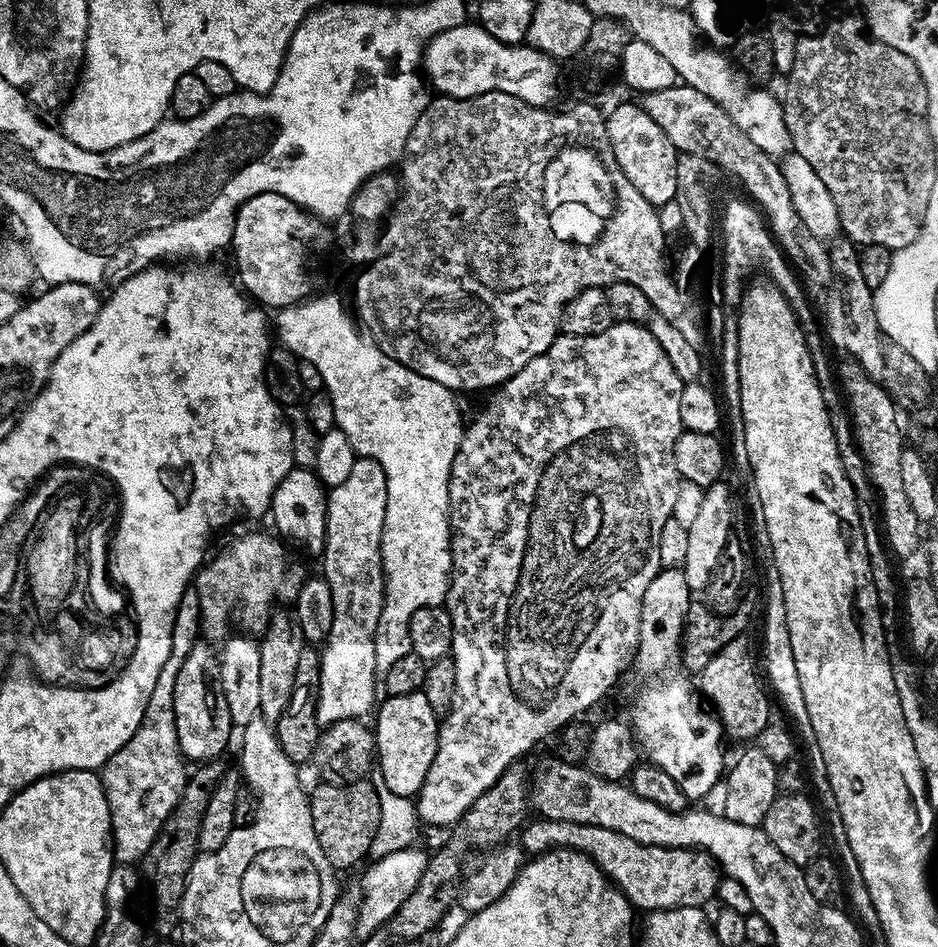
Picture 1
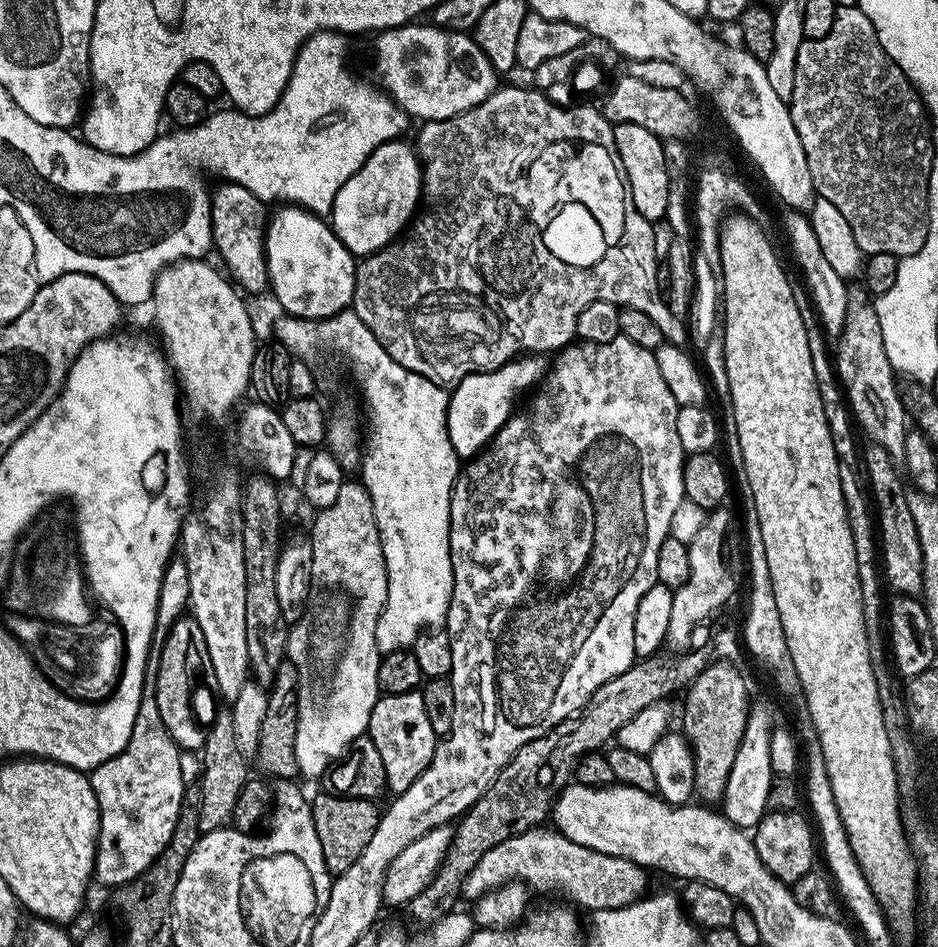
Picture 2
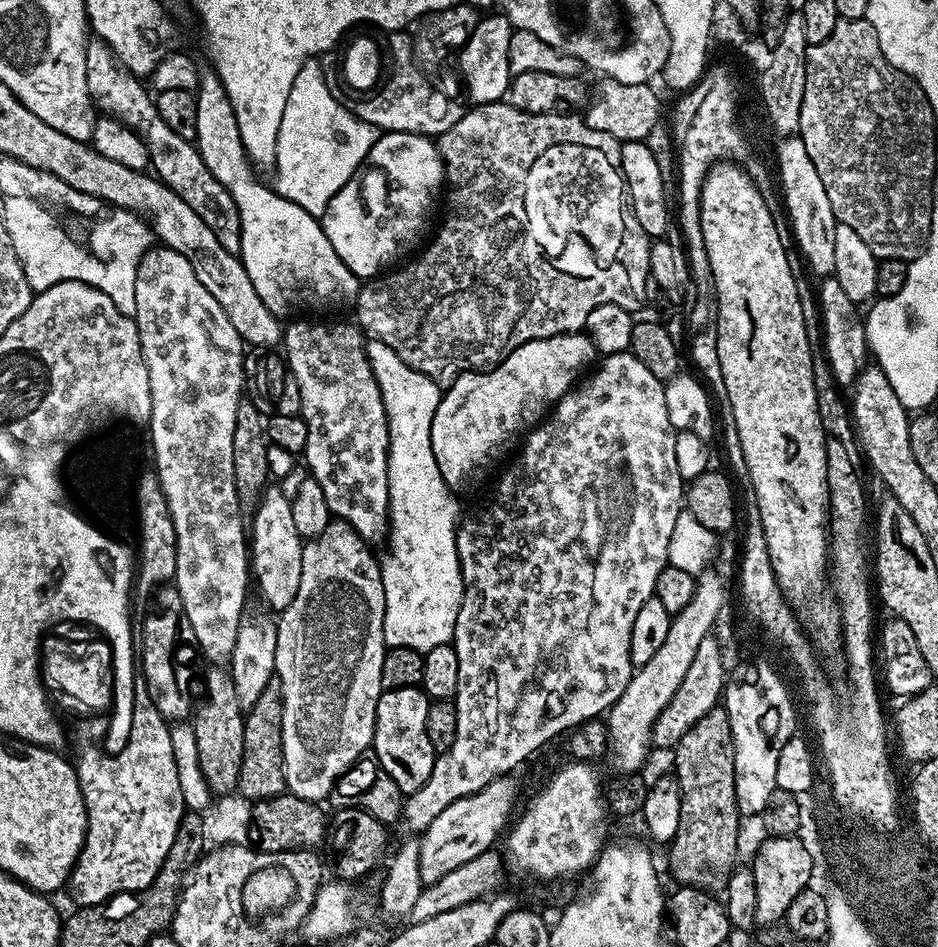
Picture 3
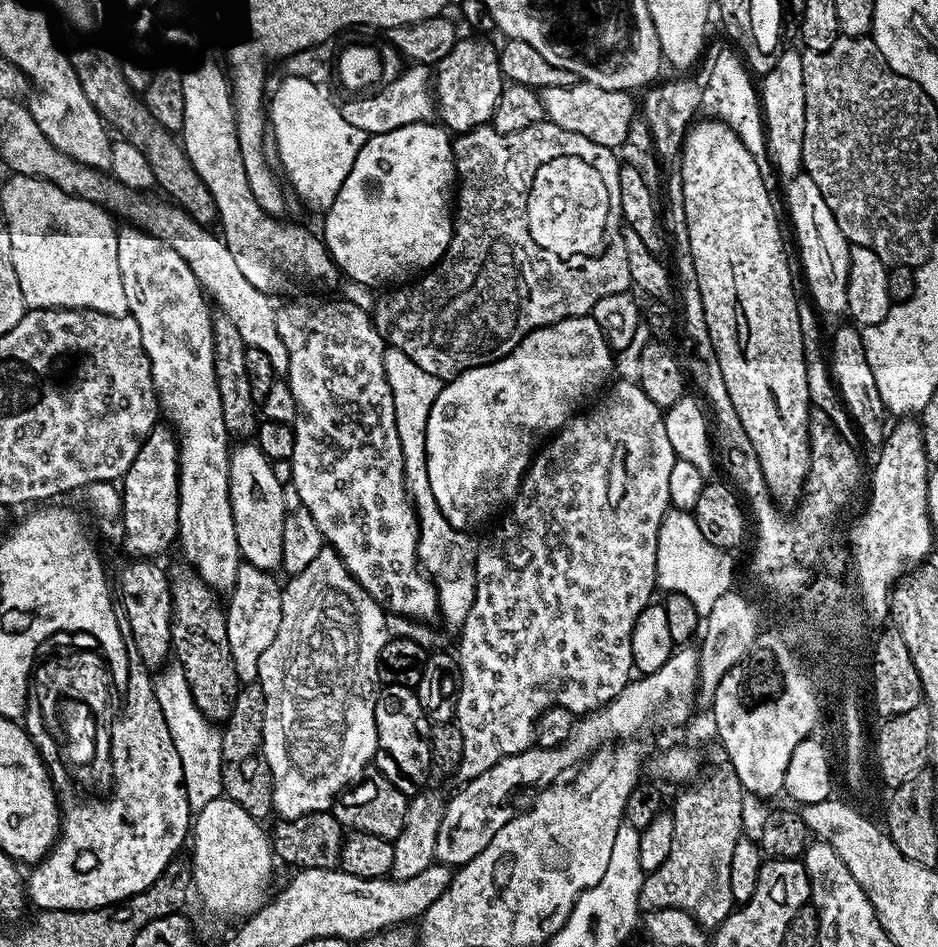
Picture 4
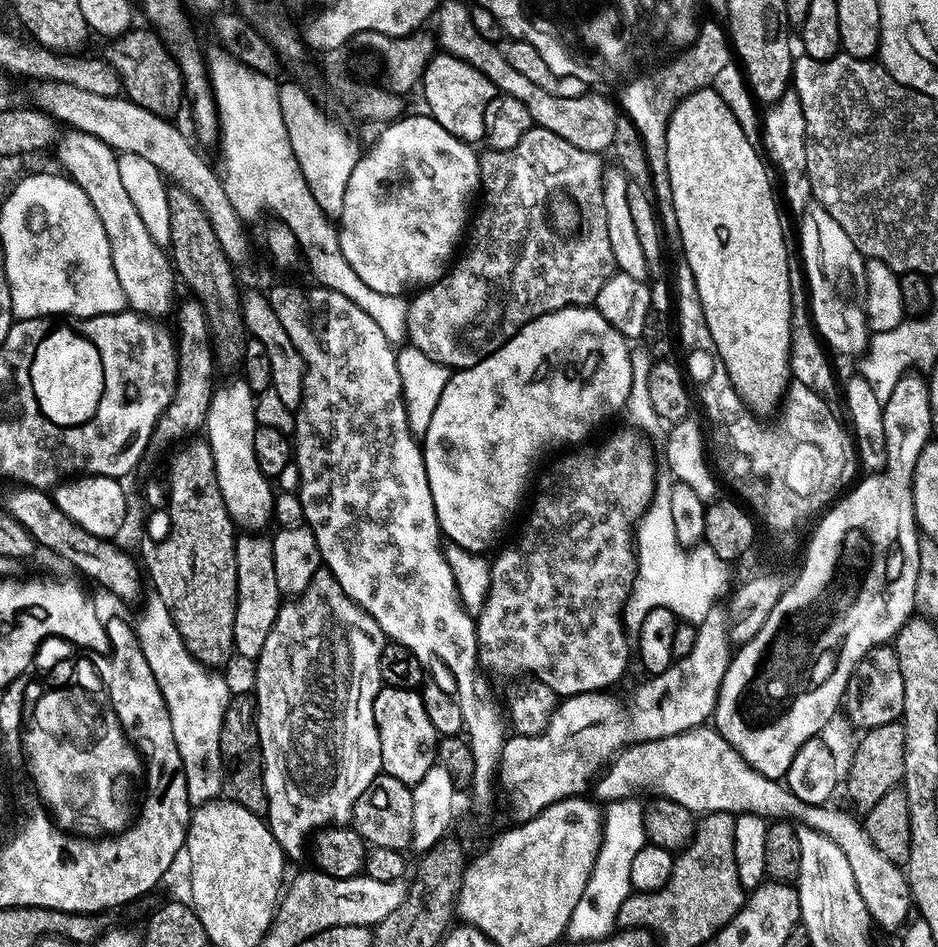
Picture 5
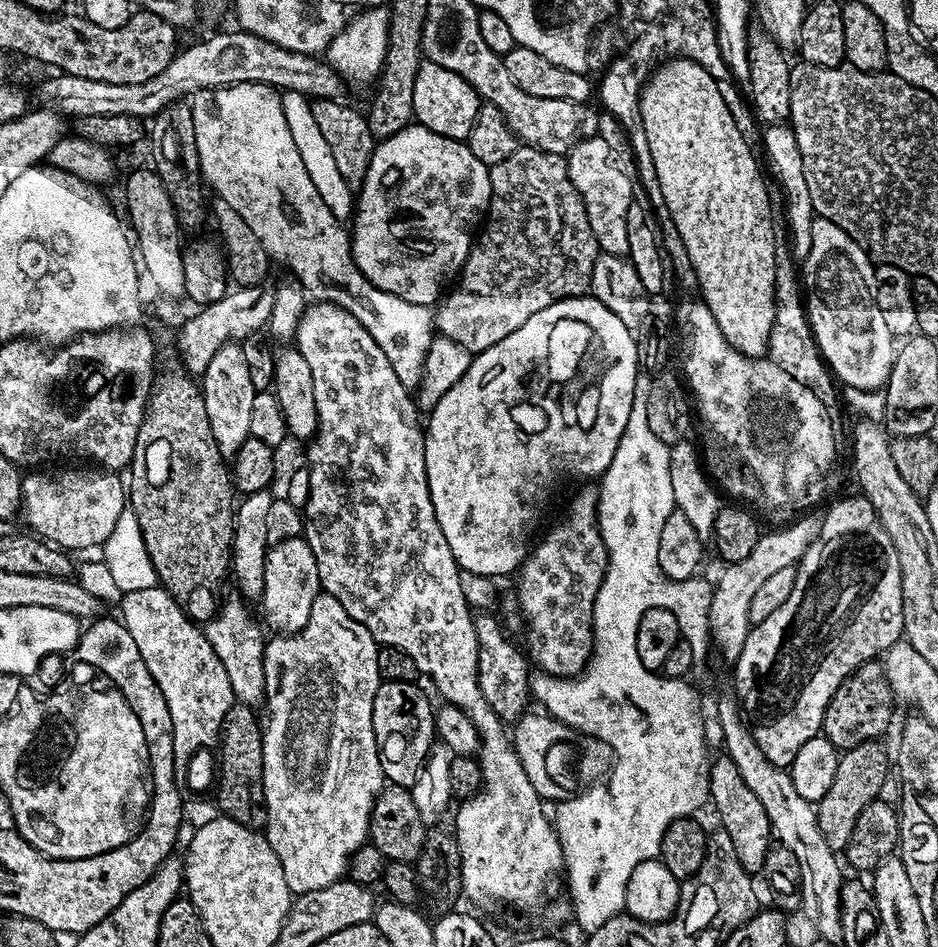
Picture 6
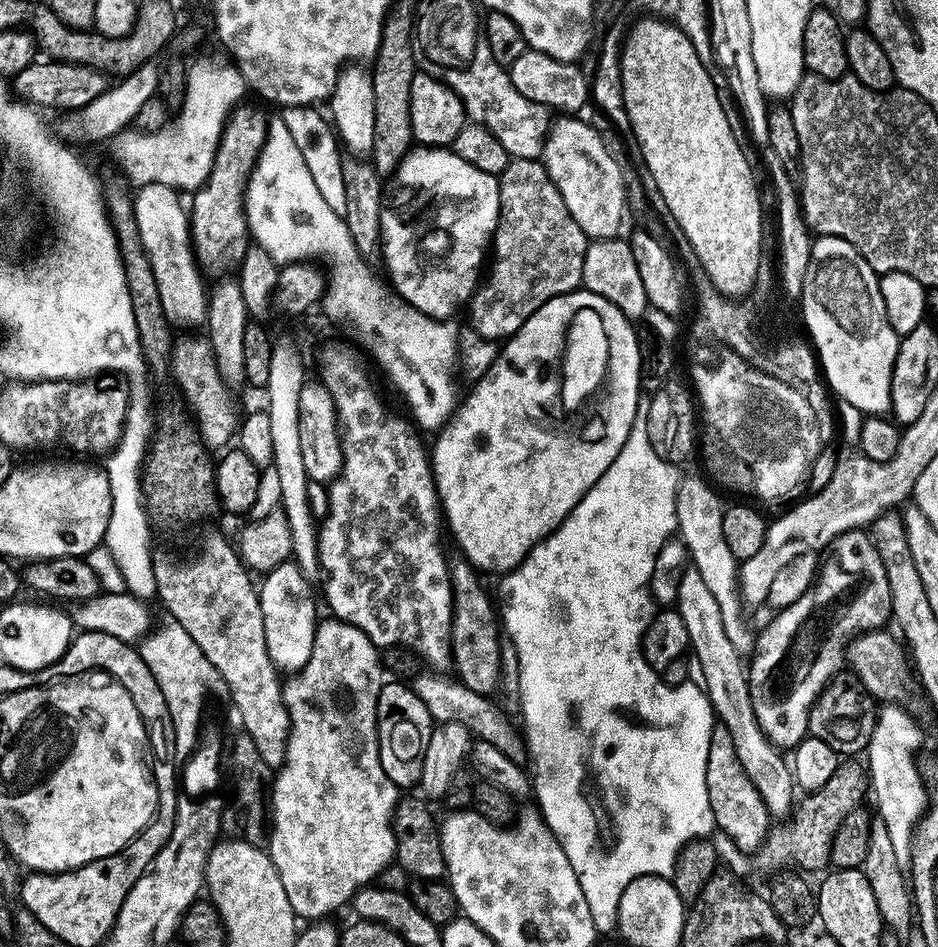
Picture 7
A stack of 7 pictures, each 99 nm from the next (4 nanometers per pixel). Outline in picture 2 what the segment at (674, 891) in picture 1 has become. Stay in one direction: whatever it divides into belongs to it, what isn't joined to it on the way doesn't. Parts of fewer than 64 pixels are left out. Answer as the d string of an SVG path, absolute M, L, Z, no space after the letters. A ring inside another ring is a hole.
M537 826L522 834L514 834L514 838L506 838L506 842L498 842L494 850L486 850L486 854L478 858L478 866L470 870L462 896L465 901L475 902L503 884L523 882L533 893L560 891L569 900L565 900L569 905L577 909L588 908L589 913L594 913L621 908L641 899L649 891L648 876L639 864L626 858L598 854L598 850L570 842L570 838L556 831L555 827Z

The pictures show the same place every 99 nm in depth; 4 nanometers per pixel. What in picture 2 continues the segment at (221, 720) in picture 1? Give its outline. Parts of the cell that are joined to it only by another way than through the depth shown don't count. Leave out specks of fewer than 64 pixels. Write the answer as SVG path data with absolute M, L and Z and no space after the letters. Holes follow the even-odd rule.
M185 614L167 629L168 637L164 640L164 649L160 652L160 669L156 672L156 685L154 691L158 702L158 711L162 713L162 722L166 722L166 730L172 741L181 750L200 750L204 747L206 735L205 725L196 721L196 712L192 709L192 676L200 675L205 678L211 677L212 667L208 661L206 650L206 638L198 626L198 622L190 614Z

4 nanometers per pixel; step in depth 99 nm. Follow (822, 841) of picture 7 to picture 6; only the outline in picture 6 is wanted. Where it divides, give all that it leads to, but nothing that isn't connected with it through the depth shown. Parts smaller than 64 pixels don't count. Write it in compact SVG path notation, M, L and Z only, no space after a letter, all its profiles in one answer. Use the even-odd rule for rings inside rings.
M880 742L859 744L847 749L838 762L838 770L834 770L834 782L830 782L830 790L815 805L816 821L824 835L824 841L834 850L847 849L850 834L854 830L854 822L871 800L877 799L884 788L884 779L890 772L890 756L884 753Z

